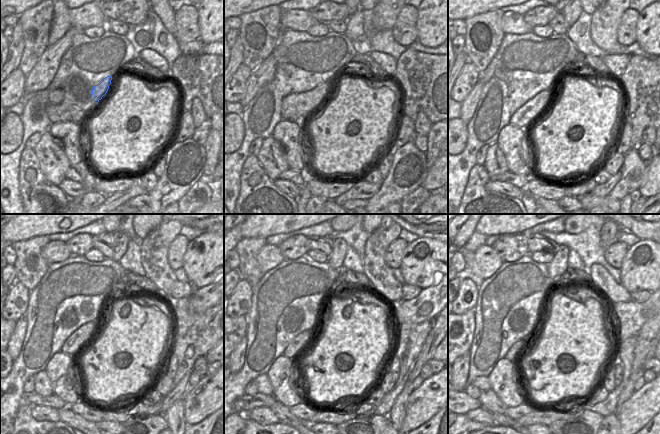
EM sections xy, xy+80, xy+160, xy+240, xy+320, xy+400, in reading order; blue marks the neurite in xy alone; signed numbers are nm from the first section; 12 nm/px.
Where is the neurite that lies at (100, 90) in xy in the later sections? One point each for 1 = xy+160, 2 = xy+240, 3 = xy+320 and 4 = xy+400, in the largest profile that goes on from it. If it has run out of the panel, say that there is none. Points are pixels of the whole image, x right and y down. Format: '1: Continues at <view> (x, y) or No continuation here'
1: Continues at xy+160 (535, 107)
2: Continues at xy+240 (84, 333)
3: Continues at xy+320 (299, 342)
4: Continues at xy+400 (517, 347).

